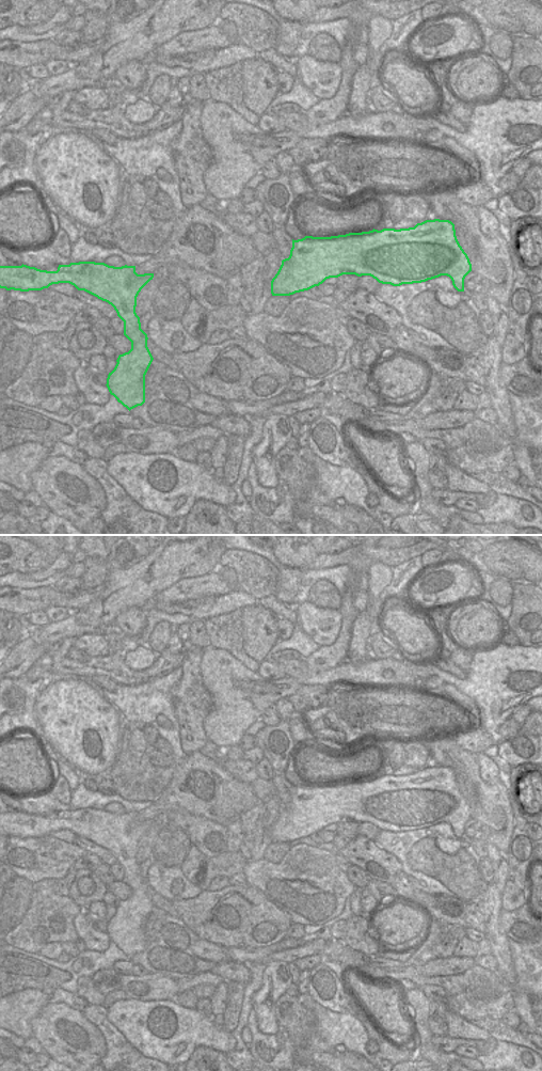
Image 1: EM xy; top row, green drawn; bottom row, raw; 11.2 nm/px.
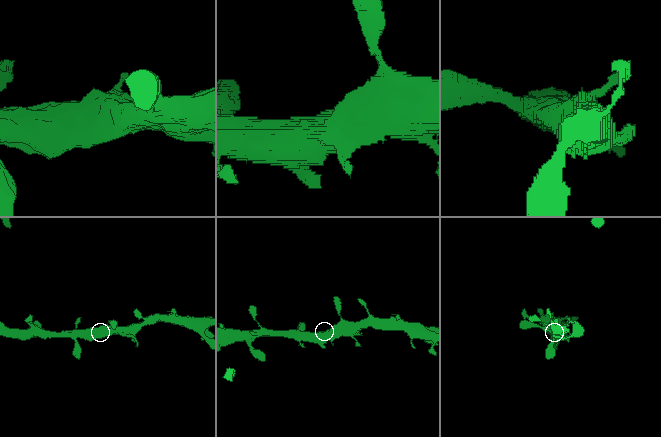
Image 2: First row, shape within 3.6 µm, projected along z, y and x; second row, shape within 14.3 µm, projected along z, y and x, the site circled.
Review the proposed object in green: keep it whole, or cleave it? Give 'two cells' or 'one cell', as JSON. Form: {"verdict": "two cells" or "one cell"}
{"verdict": "one cell"}

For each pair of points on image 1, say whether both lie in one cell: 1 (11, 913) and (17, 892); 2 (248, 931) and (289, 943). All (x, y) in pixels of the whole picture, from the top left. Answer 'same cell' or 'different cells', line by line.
1: same cell
2: different cells

